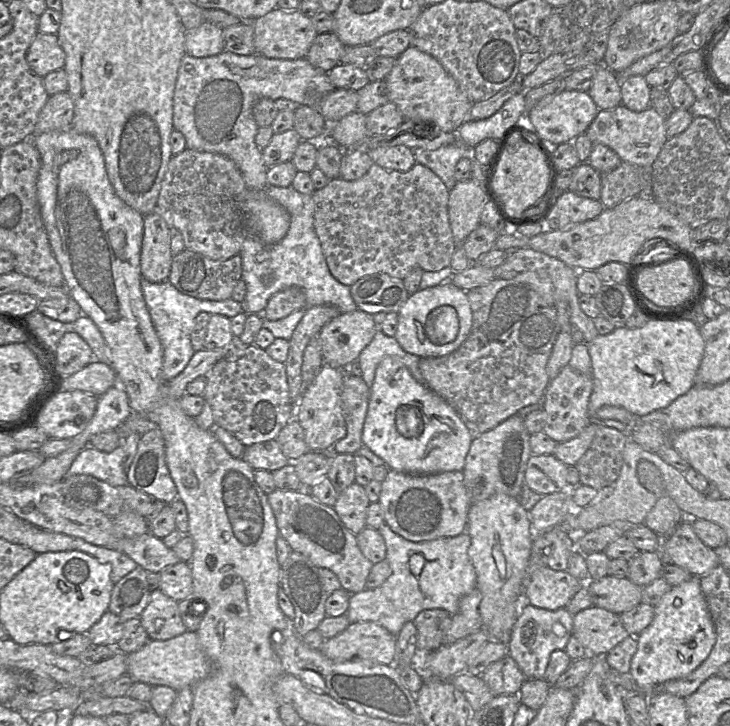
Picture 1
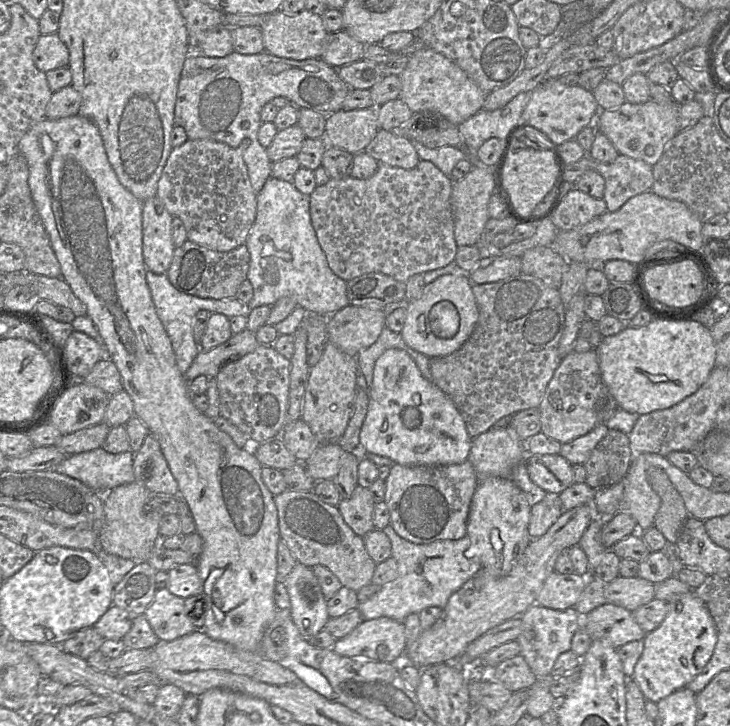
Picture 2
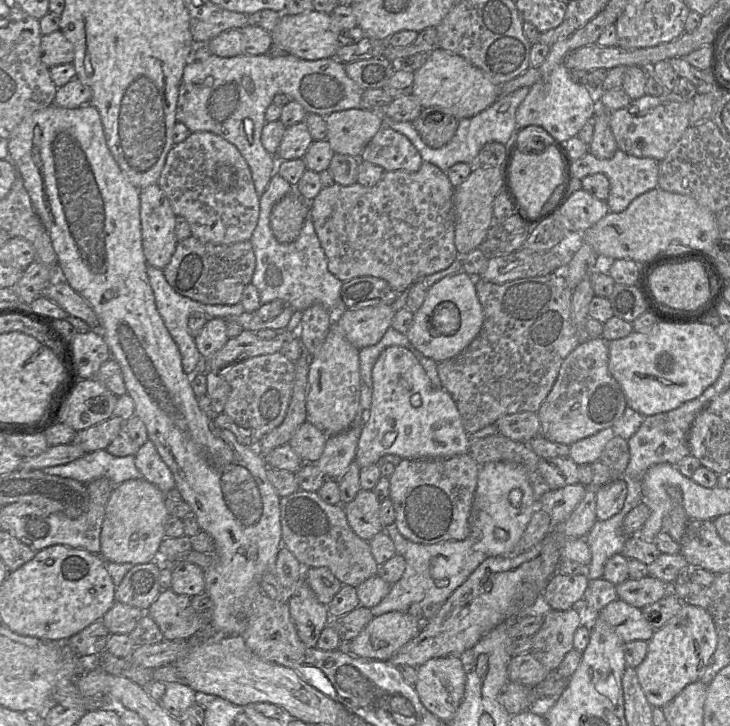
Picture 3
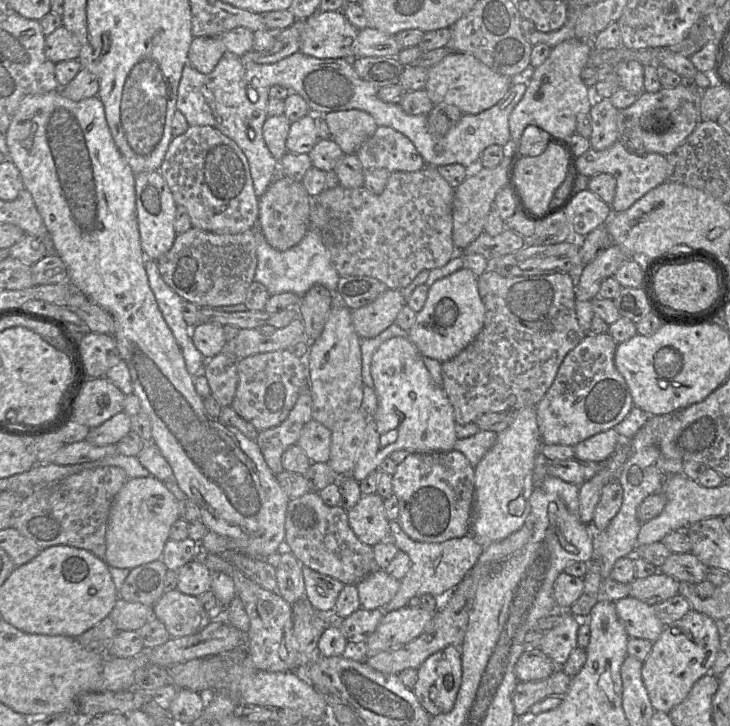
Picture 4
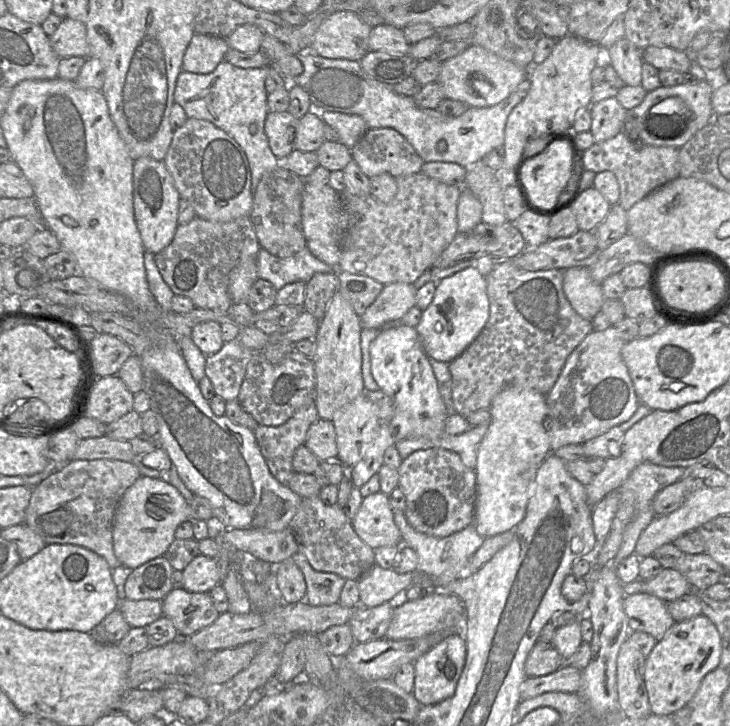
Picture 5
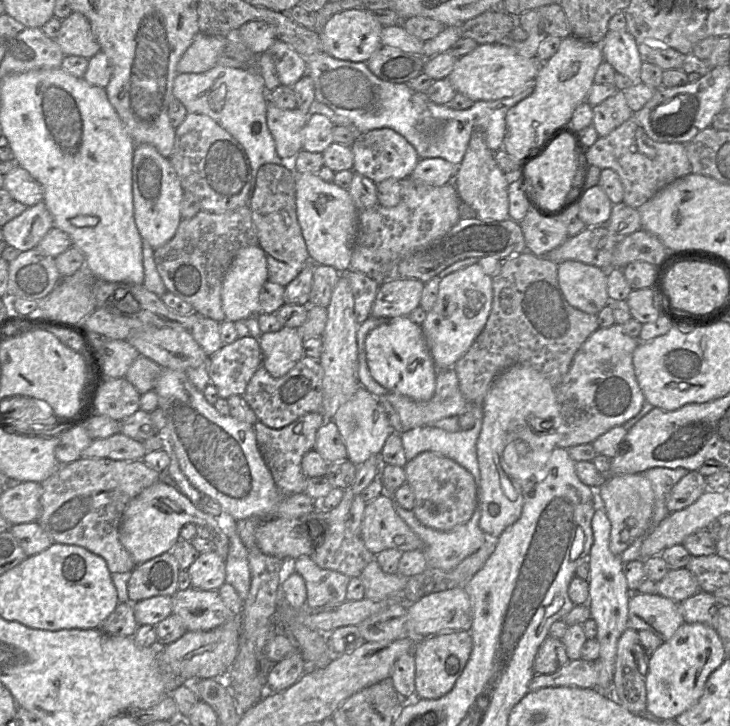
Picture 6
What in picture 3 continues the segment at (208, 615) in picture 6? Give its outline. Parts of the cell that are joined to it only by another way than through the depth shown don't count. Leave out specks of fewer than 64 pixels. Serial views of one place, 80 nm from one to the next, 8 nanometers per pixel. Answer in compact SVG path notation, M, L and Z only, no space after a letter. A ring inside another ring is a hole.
M171 589L162 591L151 606L147 609L149 616L158 626L165 640L184 640L200 633L204 624L191 605L191 598L179 595Z

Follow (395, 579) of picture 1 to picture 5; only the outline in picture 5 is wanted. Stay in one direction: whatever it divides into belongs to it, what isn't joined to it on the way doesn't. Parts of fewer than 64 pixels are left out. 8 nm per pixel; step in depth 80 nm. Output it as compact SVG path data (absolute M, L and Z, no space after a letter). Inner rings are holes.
M394 511L394 521L400 530L402 546L413 548L418 555L418 568L415 572L422 572L441 582L442 589L461 577L468 570L468 564L473 554L484 542L474 524L446 537L435 537L415 530L407 521L405 513Z

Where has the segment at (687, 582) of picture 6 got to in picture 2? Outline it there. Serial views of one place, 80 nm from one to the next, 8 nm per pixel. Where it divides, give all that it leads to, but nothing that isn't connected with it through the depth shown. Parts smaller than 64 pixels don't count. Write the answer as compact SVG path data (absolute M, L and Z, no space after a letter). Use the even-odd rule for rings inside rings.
M618 576L605 586L606 603L634 611L655 598L654 584L646 579Z

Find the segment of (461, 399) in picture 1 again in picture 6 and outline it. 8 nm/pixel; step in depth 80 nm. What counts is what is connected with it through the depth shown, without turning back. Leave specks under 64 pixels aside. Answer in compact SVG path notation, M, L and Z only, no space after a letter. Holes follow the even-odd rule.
M529 251L497 264L492 276L492 308L484 329L452 367L464 398L482 405L493 381L514 365L529 365L557 387L587 338L599 329L597 315L571 306L558 281L558 264Z

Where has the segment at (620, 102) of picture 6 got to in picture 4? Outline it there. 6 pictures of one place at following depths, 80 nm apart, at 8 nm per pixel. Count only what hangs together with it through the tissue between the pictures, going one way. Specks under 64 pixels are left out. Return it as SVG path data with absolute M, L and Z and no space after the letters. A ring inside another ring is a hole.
M594 96L594 104L589 112L592 125L589 141L592 149L605 150L618 141L616 123L618 111L609 99Z

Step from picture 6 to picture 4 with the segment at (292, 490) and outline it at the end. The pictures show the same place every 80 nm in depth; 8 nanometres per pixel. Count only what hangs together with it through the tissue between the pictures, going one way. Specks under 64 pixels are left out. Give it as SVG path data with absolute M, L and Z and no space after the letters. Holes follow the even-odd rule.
M307 383L287 418L278 426L260 431L257 435L256 443L274 475L284 471L281 464L282 454L297 443L302 428L311 420L312 396Z

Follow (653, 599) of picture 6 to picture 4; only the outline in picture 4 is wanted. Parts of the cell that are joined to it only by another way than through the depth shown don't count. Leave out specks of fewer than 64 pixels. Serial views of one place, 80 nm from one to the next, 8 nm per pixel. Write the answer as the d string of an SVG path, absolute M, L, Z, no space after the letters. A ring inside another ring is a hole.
M627 596L614 603L619 620L630 638L655 642L665 625L655 615L652 605Z

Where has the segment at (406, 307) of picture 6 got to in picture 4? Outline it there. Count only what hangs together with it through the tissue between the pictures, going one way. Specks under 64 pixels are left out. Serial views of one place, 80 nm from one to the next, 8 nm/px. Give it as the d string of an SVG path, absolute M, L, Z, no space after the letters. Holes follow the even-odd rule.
M387 289L370 304L351 312L355 332L361 339L378 336L390 325L404 306L406 299L400 290Z

